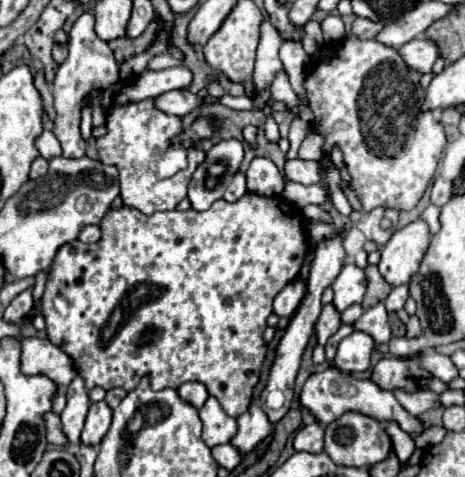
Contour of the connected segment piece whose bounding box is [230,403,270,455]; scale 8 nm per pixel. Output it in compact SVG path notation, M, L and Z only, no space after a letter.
M252 403L250 409L236 421L238 431L230 443L240 451L240 455L250 453L262 439L270 435L270 421L266 421L266 413L262 413L258 403Z

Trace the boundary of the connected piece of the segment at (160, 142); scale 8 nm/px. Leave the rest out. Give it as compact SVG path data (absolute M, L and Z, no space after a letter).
M146 99L140 103L130 103L124 107L114 107L114 111L106 117L106 129L108 133L98 139L98 155L100 161L106 165L114 165L120 171L120 185L122 185L122 201L126 207L134 207L146 215L152 215L156 211L172 211L184 197L188 183L192 179L192 173L200 163L204 163L204 151L202 149L190 149L188 153L188 167L182 173L176 173L168 179L156 177L156 163L154 163L154 149L166 149L170 143L170 137L178 135L182 131L180 117L166 115L158 109L154 109L154 99Z

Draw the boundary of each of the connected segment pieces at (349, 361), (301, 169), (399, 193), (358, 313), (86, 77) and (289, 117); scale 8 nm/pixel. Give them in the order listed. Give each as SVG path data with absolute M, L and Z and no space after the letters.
M354 331L338 345L334 365L346 373L362 373L370 367L370 355L374 351L374 339L368 333Z
M300 159L286 161L284 171L290 181L300 183L300 185L314 185L314 183L322 181L320 165L316 161L300 161Z
M350 33L338 43L338 55L330 49L328 57L312 63L304 79L314 113L312 131L324 137L324 155L334 147L342 151L364 213L376 207L414 209L434 177L446 135L432 111L422 111L420 77L422 73L408 69L398 49L380 41L362 41Z
M354 304L350 306L346 311L342 313L341 322L342 324L352 325L358 317L361 317L364 310L360 304Z
M84 11L72 25L68 33L68 57L60 65L56 79L54 79L54 109L56 109L56 121L54 121L54 135L58 137L64 157L82 157L86 151L86 143L80 135L80 99L90 93L90 89L106 89L114 81L118 81L118 63L114 59L112 49L108 43L104 43L96 31L94 31L94 13Z
M273 112L272 117L278 124L280 137L287 138L288 133L289 133L290 123L294 119L293 113L292 112L290 112L290 113Z

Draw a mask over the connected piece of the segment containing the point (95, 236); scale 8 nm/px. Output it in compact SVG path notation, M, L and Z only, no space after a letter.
M86 225L78 239L86 241L86 243L96 243L96 241L100 241L100 235L102 235L102 231L98 225Z

